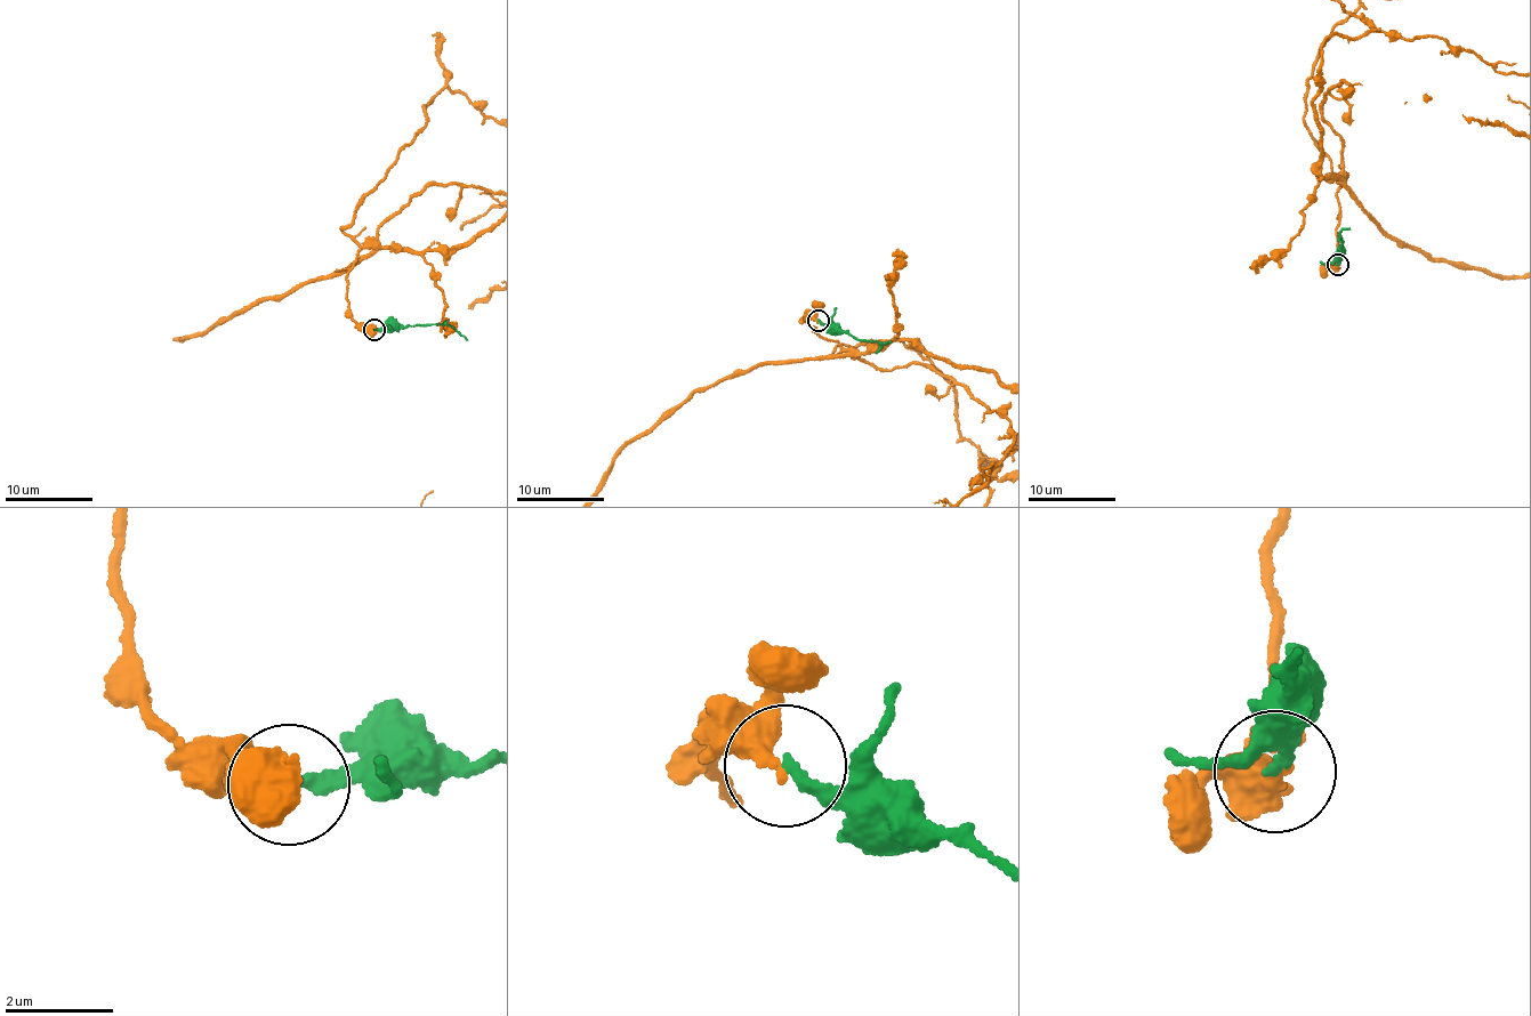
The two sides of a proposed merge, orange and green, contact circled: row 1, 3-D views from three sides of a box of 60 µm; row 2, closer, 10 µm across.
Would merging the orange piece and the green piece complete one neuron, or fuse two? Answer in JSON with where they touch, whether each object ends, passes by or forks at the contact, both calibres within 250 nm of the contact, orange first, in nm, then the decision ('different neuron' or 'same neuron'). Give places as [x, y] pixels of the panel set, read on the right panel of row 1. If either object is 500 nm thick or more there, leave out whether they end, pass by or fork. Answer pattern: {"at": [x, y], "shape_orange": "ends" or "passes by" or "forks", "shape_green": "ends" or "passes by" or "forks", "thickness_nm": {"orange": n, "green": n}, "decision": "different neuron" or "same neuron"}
{"at": [1337, 265], "shape_orange": "ends", "shape_green": "ends", "thickness_nm": {"orange": 200, "green": 240}, "decision": "different neuron"}

